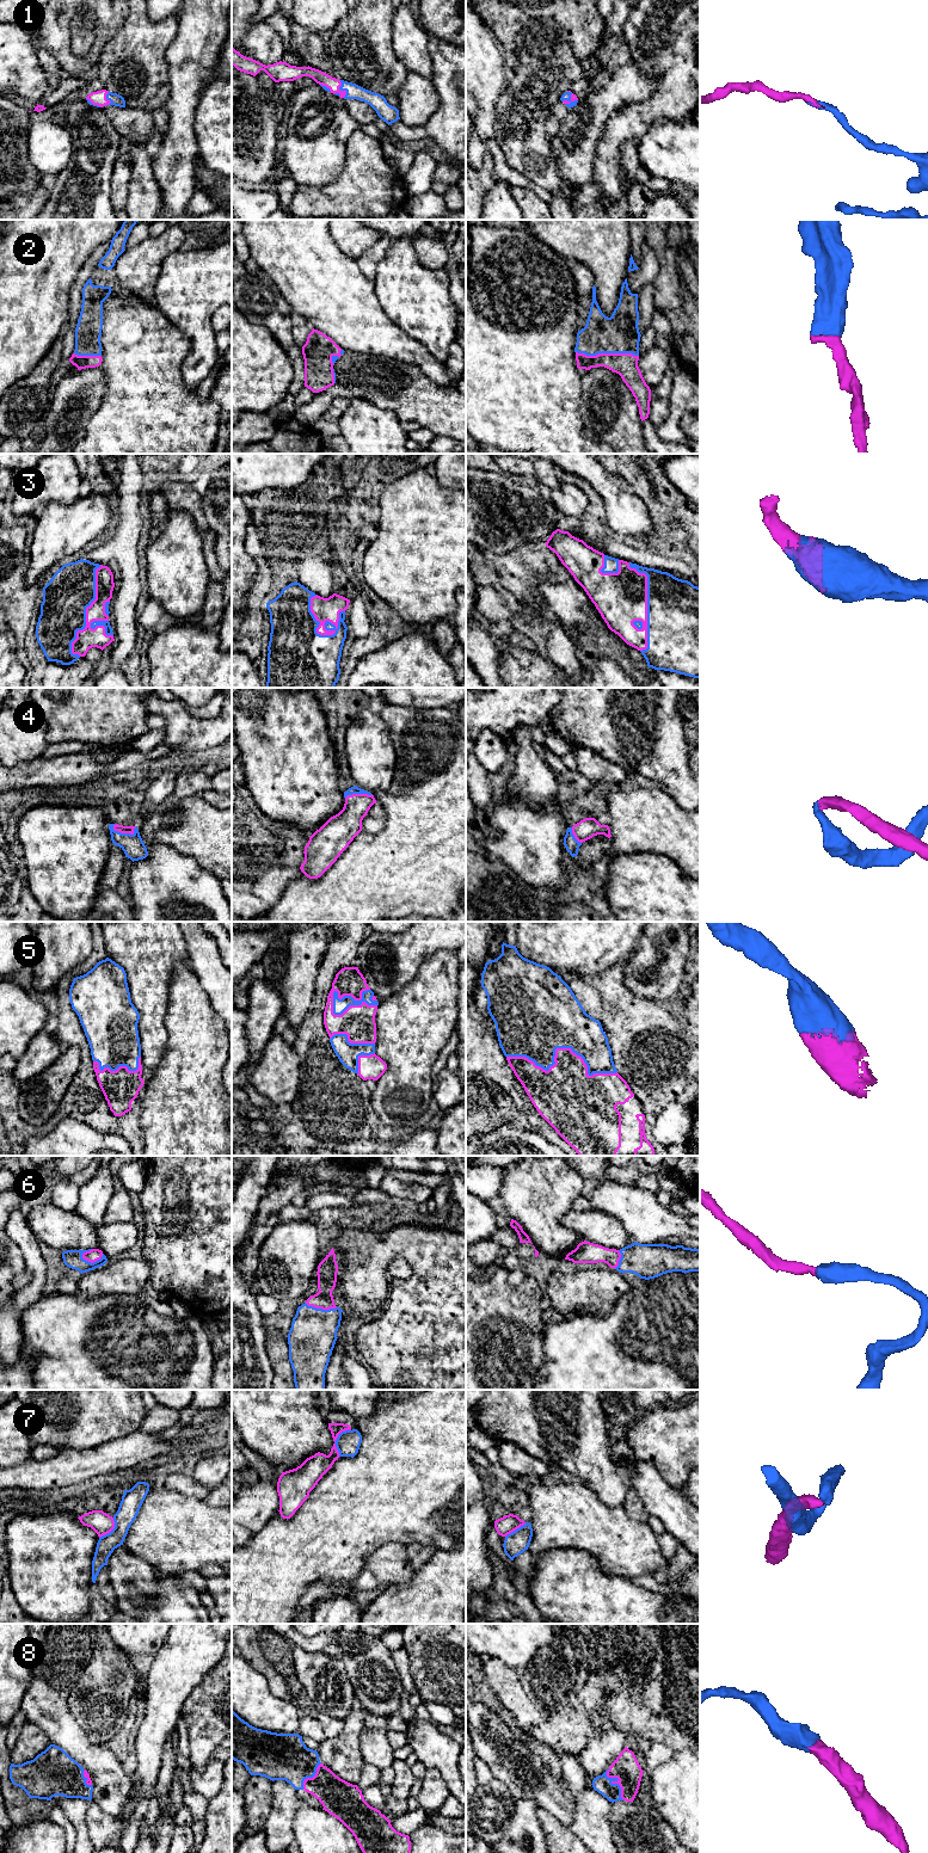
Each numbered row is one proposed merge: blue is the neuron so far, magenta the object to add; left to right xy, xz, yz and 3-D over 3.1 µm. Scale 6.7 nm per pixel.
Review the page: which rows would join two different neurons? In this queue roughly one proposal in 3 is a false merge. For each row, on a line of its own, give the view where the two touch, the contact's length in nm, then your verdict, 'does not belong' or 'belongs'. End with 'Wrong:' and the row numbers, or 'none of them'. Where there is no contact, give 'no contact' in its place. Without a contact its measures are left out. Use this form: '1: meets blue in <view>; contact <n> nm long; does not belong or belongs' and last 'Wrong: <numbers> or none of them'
1: meets blue in xz; contact 120 nm long; belongs
2: meets blue in yz; contact 420 nm long; belongs
3: meets blue in xz; contact 300 nm long; belongs
4: meets blue in xy; contact 160 nm long; belongs
5: meets blue in yz; contact 750 nm long; belongs
6: meets blue in xy; contact 150 nm long; belongs
7: meets blue in xz; contact 200 nm long; does not belong
8: meets blue in yz; contact 240 nm long; belongs
Wrong: 7

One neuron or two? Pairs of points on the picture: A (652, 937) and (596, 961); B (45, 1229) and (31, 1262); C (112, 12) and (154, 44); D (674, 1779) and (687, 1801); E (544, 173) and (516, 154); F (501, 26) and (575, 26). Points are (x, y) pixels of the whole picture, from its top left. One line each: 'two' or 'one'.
A: two
B: two
C: two
D: one
E: one
F: one

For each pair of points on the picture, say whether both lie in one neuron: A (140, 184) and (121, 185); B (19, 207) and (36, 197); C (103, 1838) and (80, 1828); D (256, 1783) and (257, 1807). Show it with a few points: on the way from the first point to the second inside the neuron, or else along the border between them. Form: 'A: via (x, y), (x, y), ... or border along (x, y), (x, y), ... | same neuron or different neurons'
A: border along (124, 158), (130, 170), (126, 207) | different neurons
B: via (23, 207), (26, 207), (32, 201) | same neuron
C: border along (88, 1804), (85, 1824), (87, 1836), (91, 1840) | different neurons
D: via (257, 1789), (257, 1801) | same neuron

